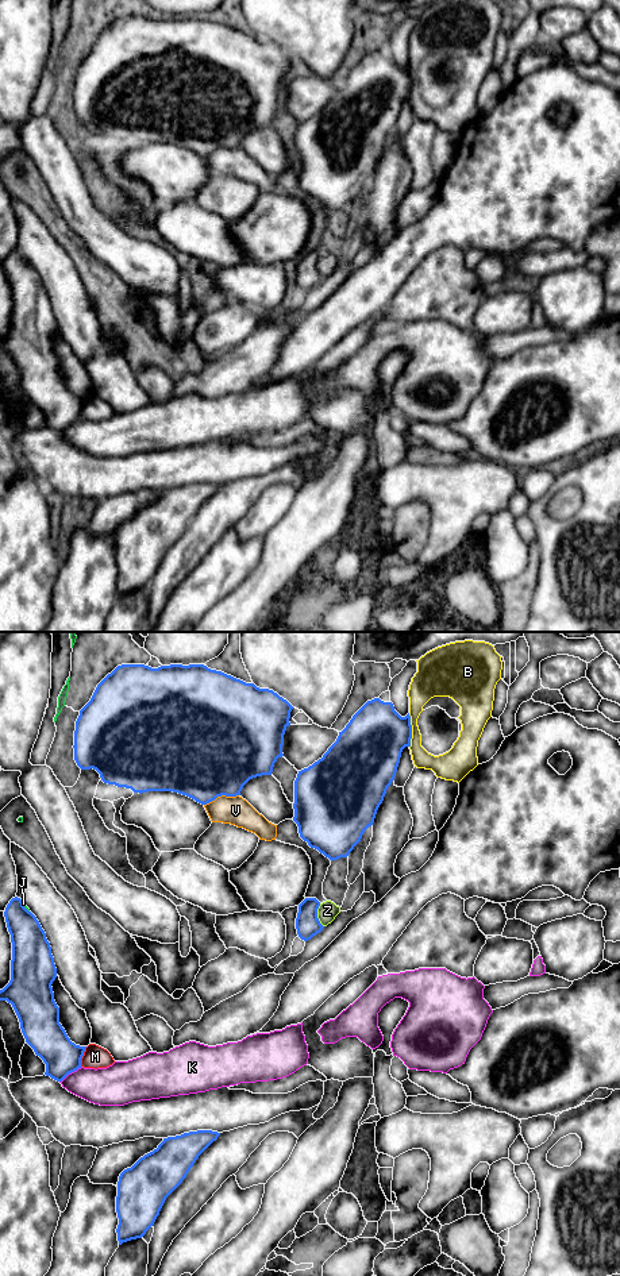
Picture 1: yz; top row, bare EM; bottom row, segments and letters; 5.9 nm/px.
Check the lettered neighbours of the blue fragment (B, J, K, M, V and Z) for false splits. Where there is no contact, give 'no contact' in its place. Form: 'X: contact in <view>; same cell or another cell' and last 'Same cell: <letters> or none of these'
B: contact in yz; another cell
J: contact in yz; another cell
K: contact in yz; another cell
M: contact in yz; another cell
V: contact in yz; another cell
Z: contact in yz; another cell
Same cell: none of these

